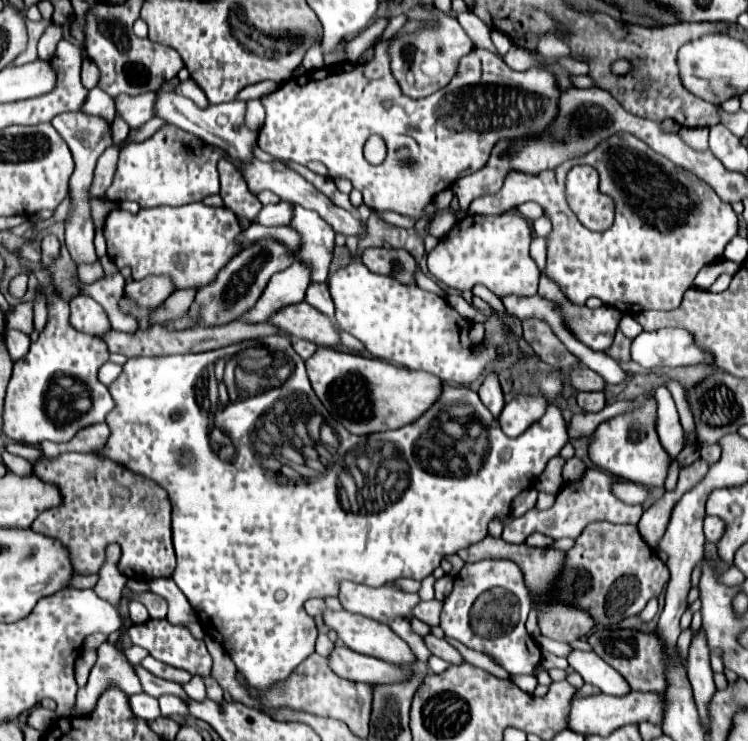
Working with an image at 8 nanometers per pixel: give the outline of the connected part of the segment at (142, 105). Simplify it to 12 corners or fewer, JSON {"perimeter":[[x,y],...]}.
{"perimeter":[[155,93],[117,95],[115,105],[135,129],[153,117]]}

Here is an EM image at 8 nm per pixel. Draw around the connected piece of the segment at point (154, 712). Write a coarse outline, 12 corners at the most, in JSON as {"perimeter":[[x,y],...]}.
{"perimeter":[[147,693],[129,697],[133,713],[145,721],[159,717],[159,703]]}

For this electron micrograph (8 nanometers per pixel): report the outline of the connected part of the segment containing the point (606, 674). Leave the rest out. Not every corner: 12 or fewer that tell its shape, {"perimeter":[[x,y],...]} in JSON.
{"perimeter":[[573,649],[569,667],[607,695],[627,695],[627,681],[593,651]]}

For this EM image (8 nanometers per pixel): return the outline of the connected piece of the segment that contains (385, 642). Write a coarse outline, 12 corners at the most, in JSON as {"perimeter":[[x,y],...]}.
{"perimeter":[[349,611],[323,613],[353,651],[417,663],[391,627]]}

